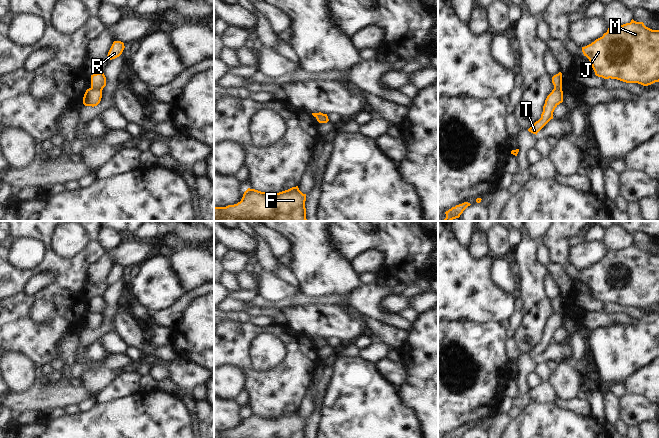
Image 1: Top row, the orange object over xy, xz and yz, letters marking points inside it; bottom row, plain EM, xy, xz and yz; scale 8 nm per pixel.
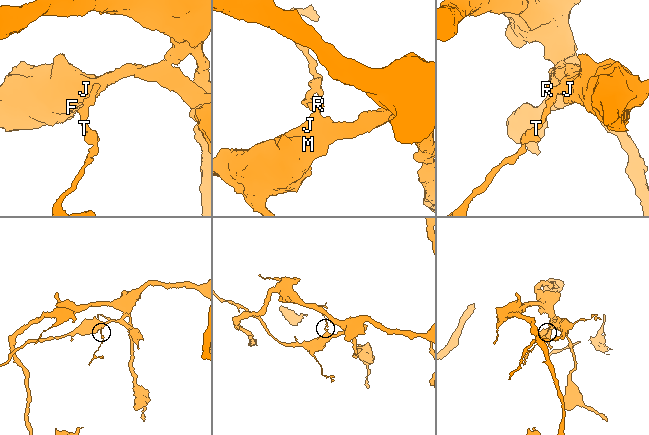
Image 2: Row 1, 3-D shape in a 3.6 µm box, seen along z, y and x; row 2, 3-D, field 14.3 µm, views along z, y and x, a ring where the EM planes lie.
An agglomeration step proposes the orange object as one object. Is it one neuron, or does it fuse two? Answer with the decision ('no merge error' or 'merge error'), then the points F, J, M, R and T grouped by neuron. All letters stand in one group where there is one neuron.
merge error | F J M R / T

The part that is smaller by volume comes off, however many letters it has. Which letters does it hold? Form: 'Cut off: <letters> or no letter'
Cut off: T

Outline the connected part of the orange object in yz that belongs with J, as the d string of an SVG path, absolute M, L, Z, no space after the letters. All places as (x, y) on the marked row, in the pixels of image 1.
M633 19L623 25L612 25L602 37L582 47L595 72L604 79L617 79L643 86L659 82L659 30L652 30Z

